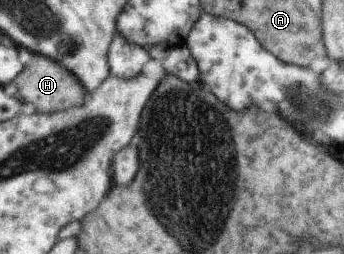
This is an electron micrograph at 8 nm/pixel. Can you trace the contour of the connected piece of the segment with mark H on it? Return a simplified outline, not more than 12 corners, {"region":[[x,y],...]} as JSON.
{"region":[[35,55],[17,77],[19,93],[41,113],[83,104],[81,80]]}

